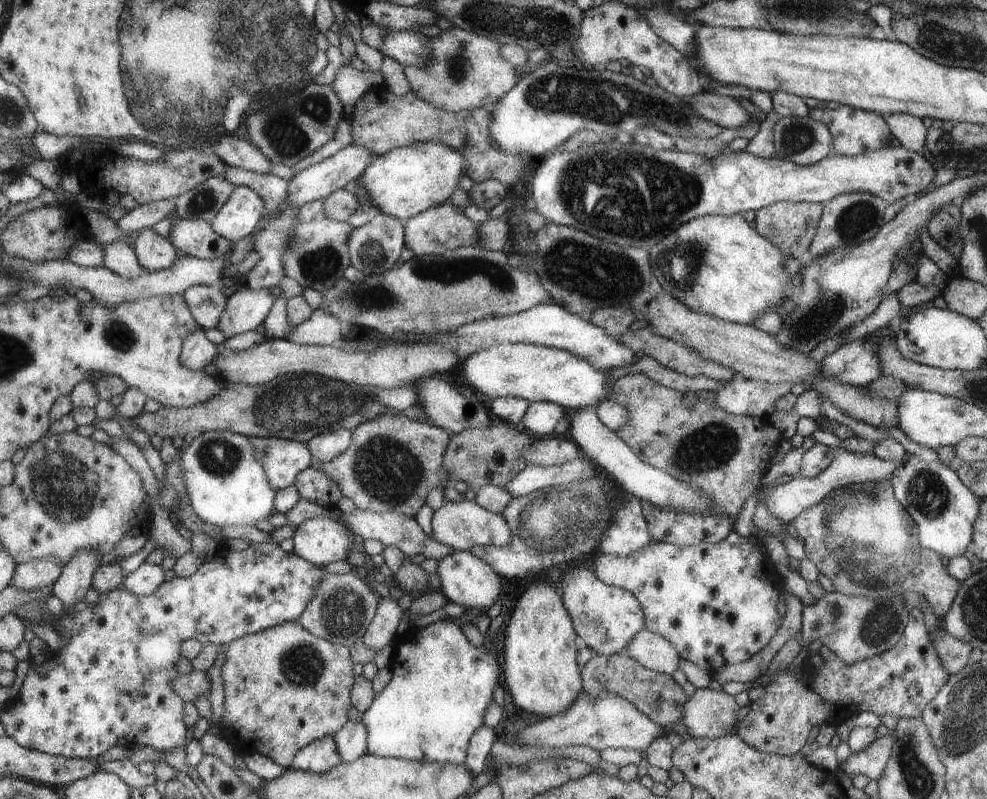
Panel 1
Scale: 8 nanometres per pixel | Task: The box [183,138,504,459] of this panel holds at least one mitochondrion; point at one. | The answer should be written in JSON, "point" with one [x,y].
{"point":[329,408]}

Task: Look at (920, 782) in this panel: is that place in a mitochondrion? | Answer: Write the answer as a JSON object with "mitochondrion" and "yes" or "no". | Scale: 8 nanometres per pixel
{"mitochondrion":"yes"}

